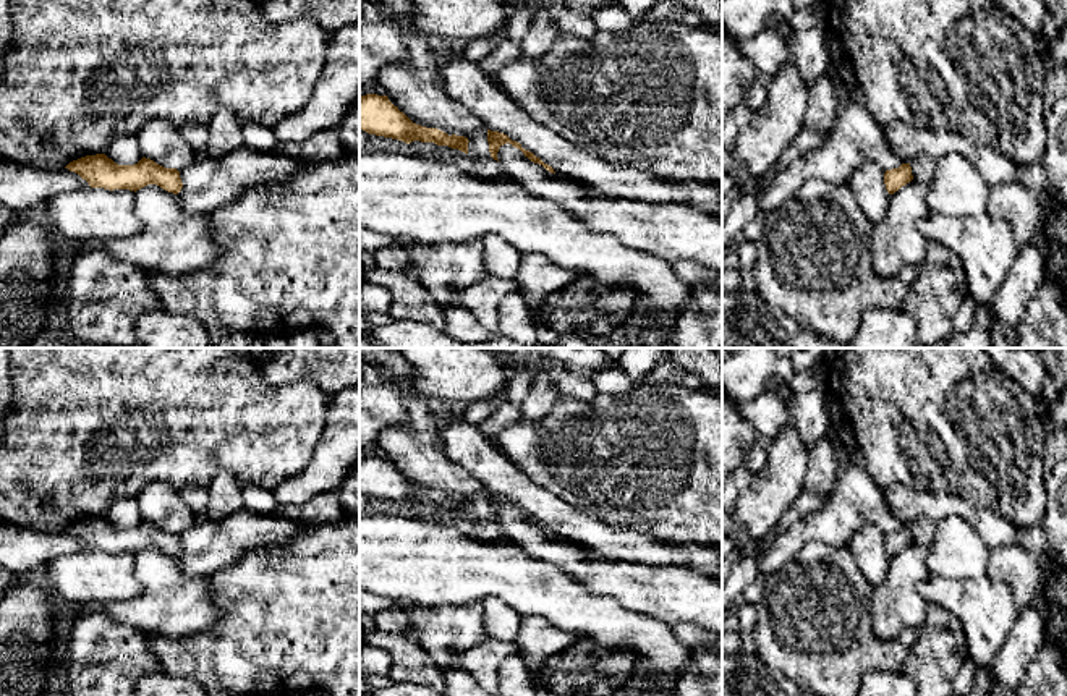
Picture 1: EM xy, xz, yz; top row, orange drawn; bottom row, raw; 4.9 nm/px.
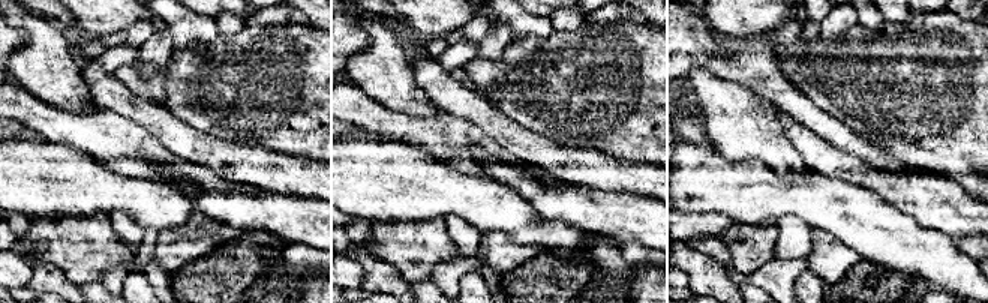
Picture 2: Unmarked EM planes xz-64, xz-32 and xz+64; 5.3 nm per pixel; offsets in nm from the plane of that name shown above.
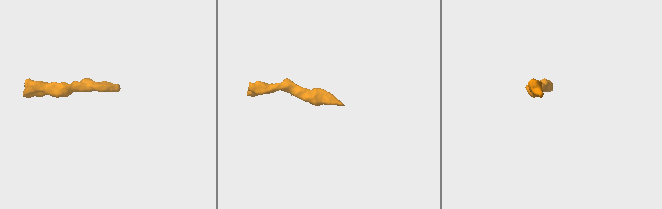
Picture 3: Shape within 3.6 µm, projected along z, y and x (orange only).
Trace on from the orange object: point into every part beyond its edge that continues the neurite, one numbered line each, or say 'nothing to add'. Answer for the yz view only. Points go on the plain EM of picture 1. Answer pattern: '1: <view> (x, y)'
1: yz (923, 530)

